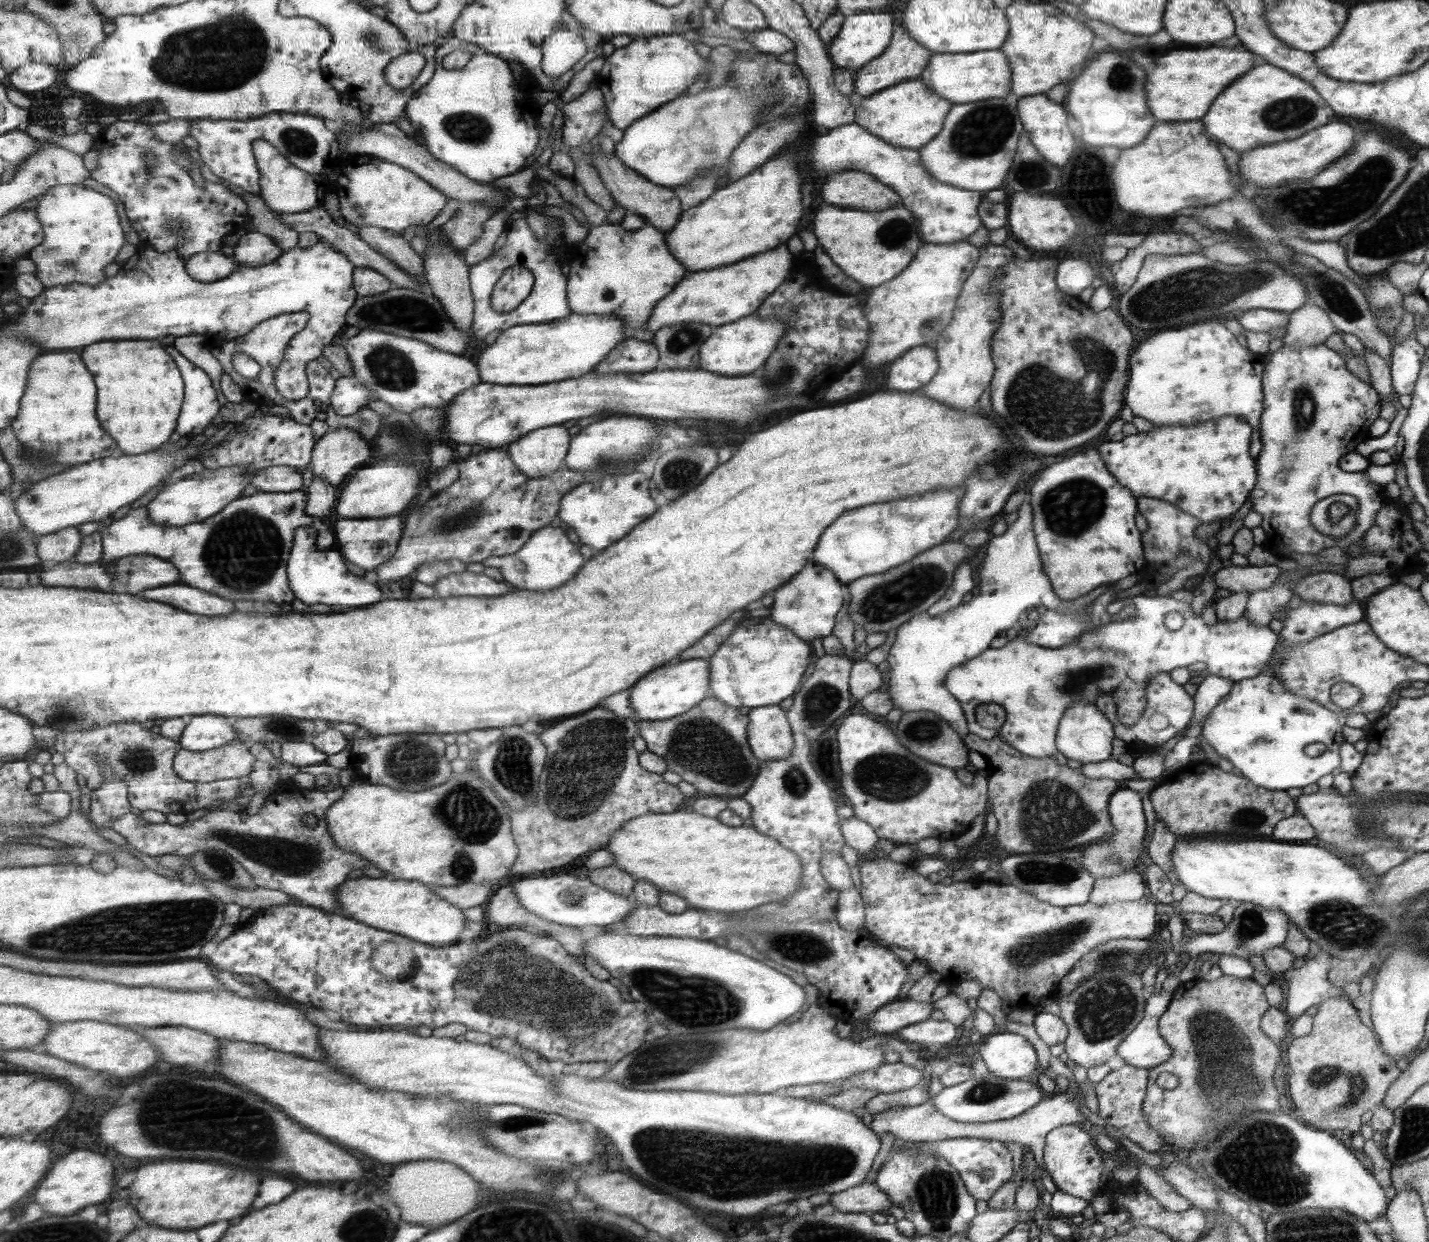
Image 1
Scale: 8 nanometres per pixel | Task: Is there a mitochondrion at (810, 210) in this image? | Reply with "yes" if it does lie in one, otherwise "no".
no

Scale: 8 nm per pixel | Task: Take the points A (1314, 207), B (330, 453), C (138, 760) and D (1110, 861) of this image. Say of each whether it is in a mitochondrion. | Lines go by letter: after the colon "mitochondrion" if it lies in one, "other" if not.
A: mitochondrion
B: other
C: mitochondrion
D: mitochondrion

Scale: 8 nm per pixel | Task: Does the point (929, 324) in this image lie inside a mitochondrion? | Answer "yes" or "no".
yes

